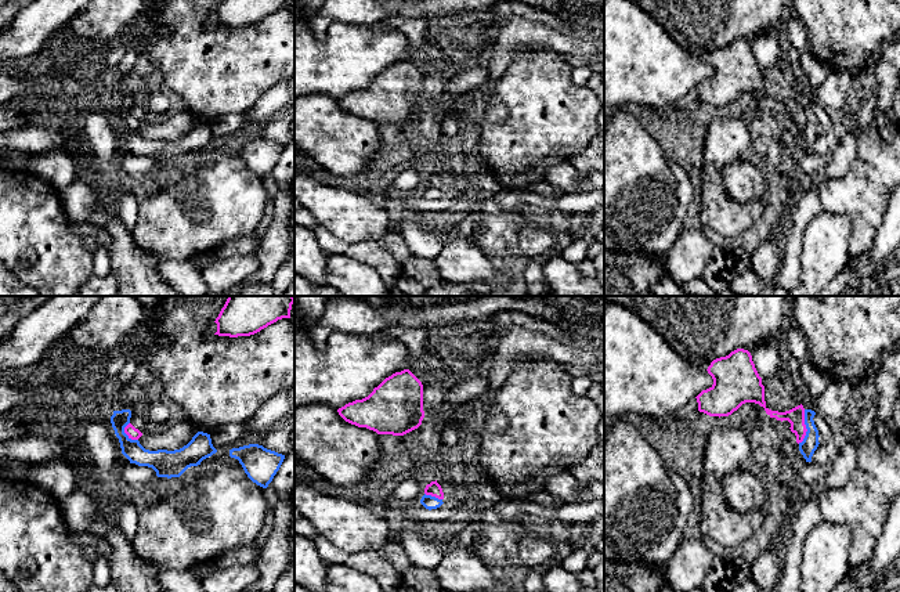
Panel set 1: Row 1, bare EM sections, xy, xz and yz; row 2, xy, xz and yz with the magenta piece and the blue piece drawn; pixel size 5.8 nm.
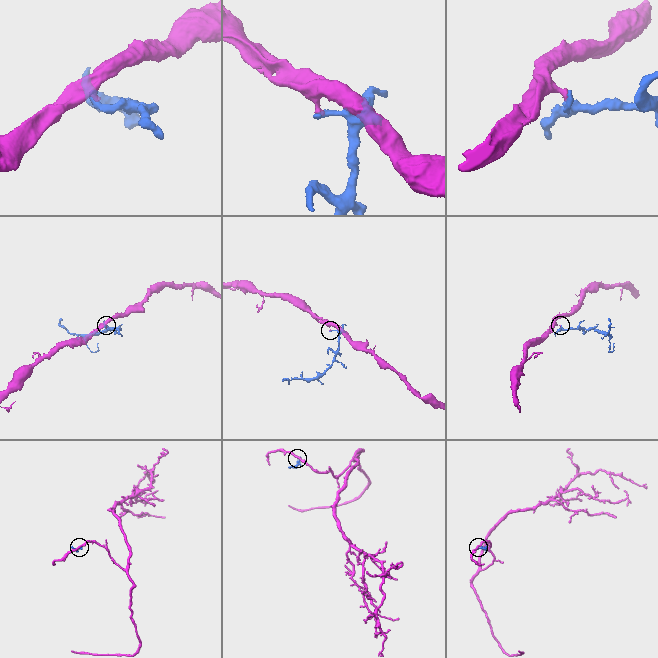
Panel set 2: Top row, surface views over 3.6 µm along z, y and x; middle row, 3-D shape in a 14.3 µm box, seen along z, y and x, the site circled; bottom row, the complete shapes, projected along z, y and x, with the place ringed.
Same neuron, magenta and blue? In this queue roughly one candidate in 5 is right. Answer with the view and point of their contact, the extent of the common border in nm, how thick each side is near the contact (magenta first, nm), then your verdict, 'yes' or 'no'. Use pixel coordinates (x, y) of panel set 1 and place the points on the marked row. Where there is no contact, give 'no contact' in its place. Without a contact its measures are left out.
contact yz (805, 428); length 200 nm; calibres 100 and 90 nm; no

